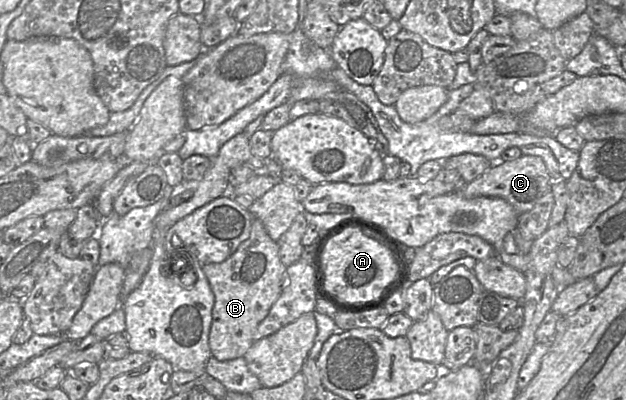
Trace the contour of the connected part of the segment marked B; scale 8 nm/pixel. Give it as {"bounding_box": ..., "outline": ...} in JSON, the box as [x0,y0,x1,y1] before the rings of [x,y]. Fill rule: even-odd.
{"bounding_box":[202,218,287,361],"outline":[[[253,218],[249,238],[243,241],[233,254],[221,263],[204,264],[202,269],[215,296],[209,334],[211,355],[218,361],[244,357],[254,343],[253,335],[258,325],[268,315],[285,285],[287,267],[280,260],[278,244],[268,235],[263,223]]]}

